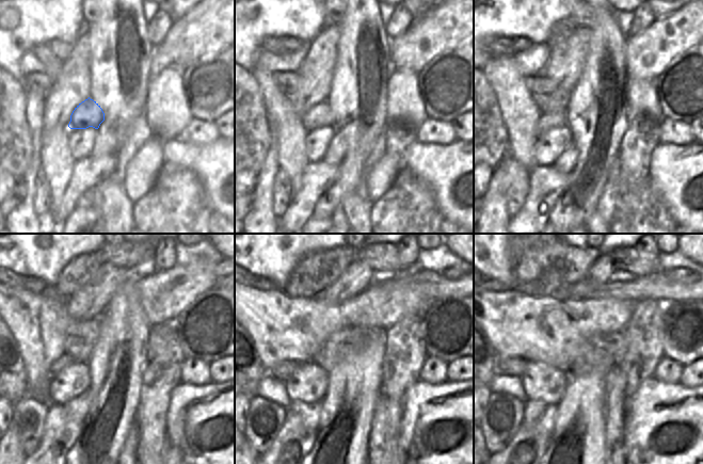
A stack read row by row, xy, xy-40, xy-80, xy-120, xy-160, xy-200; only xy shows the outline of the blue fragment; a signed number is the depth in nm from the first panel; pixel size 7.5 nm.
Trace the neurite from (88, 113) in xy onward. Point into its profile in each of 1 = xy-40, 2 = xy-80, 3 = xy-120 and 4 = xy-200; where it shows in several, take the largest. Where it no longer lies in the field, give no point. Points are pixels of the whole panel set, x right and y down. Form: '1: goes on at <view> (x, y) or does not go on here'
1: goes on at xy-40 (321, 115)
2: goes on at xy-80 (549, 120)
3: goes on at xy-120 (66, 360)
4: goes on at xy-200 (510, 366)

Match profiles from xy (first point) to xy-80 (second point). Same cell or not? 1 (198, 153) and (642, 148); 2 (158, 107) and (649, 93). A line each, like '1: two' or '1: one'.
1: two
2: one

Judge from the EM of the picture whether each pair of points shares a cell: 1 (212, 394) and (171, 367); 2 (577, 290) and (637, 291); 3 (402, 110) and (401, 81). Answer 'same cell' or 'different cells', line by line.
1: different cells
2: same cell
3: same cell

